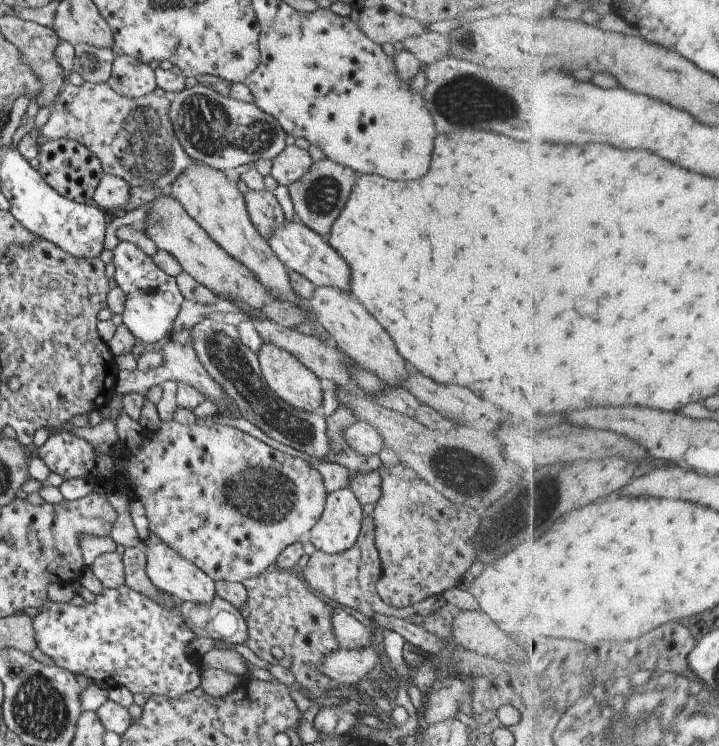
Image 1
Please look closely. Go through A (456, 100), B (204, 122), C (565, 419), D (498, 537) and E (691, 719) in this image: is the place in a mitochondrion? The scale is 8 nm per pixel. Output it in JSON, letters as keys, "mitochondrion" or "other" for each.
{"A":"mitochondrion","B":"mitochondrion","C":"other","D":"mitochondrion","E":"mitochondrion"}

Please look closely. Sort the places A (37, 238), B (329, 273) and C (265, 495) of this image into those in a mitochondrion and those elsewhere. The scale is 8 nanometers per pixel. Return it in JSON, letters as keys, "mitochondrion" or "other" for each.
{"A":"other","B":"other","C":"mitochondrion"}

